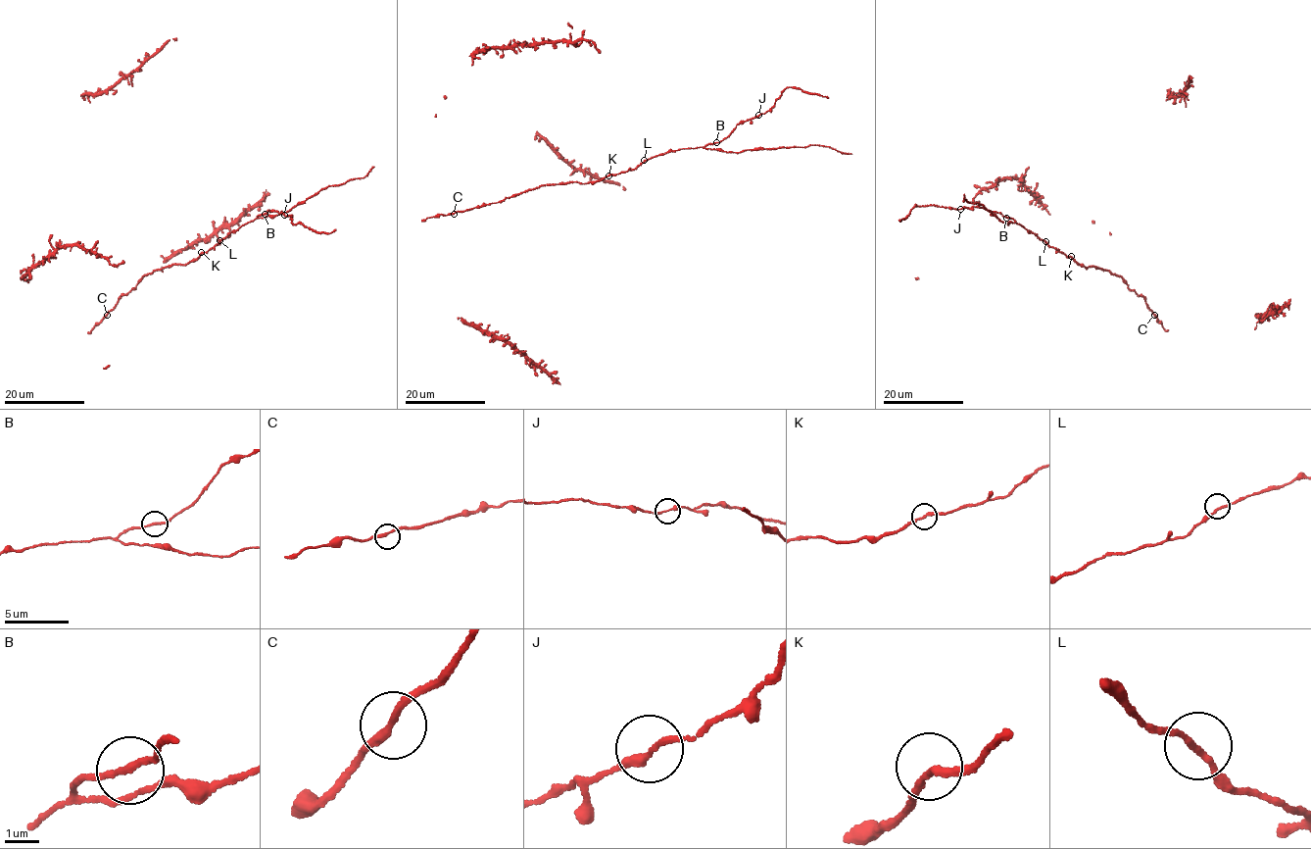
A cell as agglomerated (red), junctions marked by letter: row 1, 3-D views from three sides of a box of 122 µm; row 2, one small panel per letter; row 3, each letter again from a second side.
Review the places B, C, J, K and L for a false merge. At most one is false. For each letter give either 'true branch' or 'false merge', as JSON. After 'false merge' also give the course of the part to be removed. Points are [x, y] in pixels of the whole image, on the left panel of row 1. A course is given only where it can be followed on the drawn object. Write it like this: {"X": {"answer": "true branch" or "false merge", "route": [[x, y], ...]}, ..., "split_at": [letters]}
{"B": {"answer": "true branch"}, "C": {"answer": "true branch"}, "J": {"answer": "true branch"}, "K": {"answer": "true branch"}, "L": {"answer": "true branch"}, "split_at": []}

